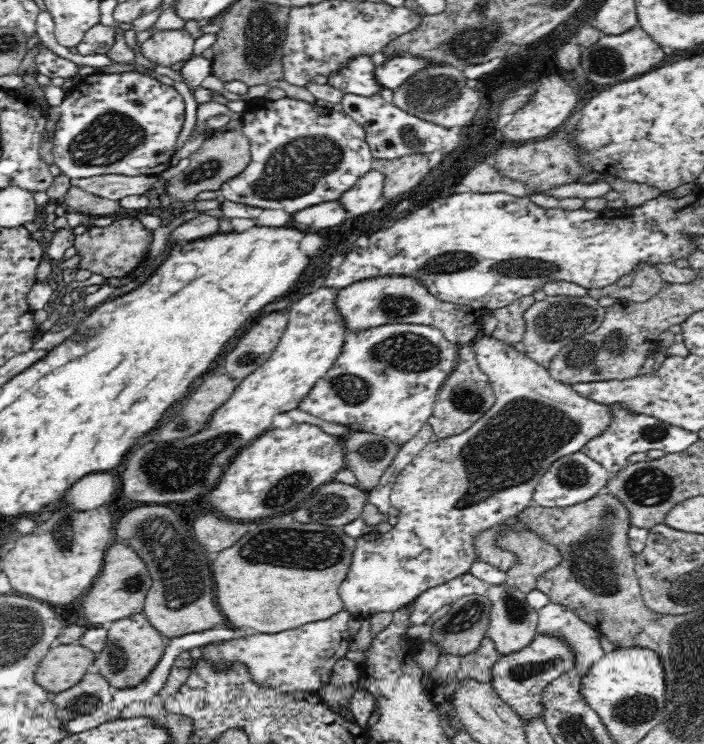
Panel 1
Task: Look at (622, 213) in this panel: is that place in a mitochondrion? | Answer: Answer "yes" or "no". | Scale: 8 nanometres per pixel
no

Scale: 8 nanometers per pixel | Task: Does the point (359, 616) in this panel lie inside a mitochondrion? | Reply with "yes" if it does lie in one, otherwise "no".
no

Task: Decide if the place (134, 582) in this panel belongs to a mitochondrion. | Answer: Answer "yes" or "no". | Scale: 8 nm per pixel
yes

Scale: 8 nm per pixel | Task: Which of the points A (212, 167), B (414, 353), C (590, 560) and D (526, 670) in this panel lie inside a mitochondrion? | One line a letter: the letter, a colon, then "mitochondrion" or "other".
A: mitochondrion
B: mitochondrion
C: mitochondrion
D: mitochondrion

